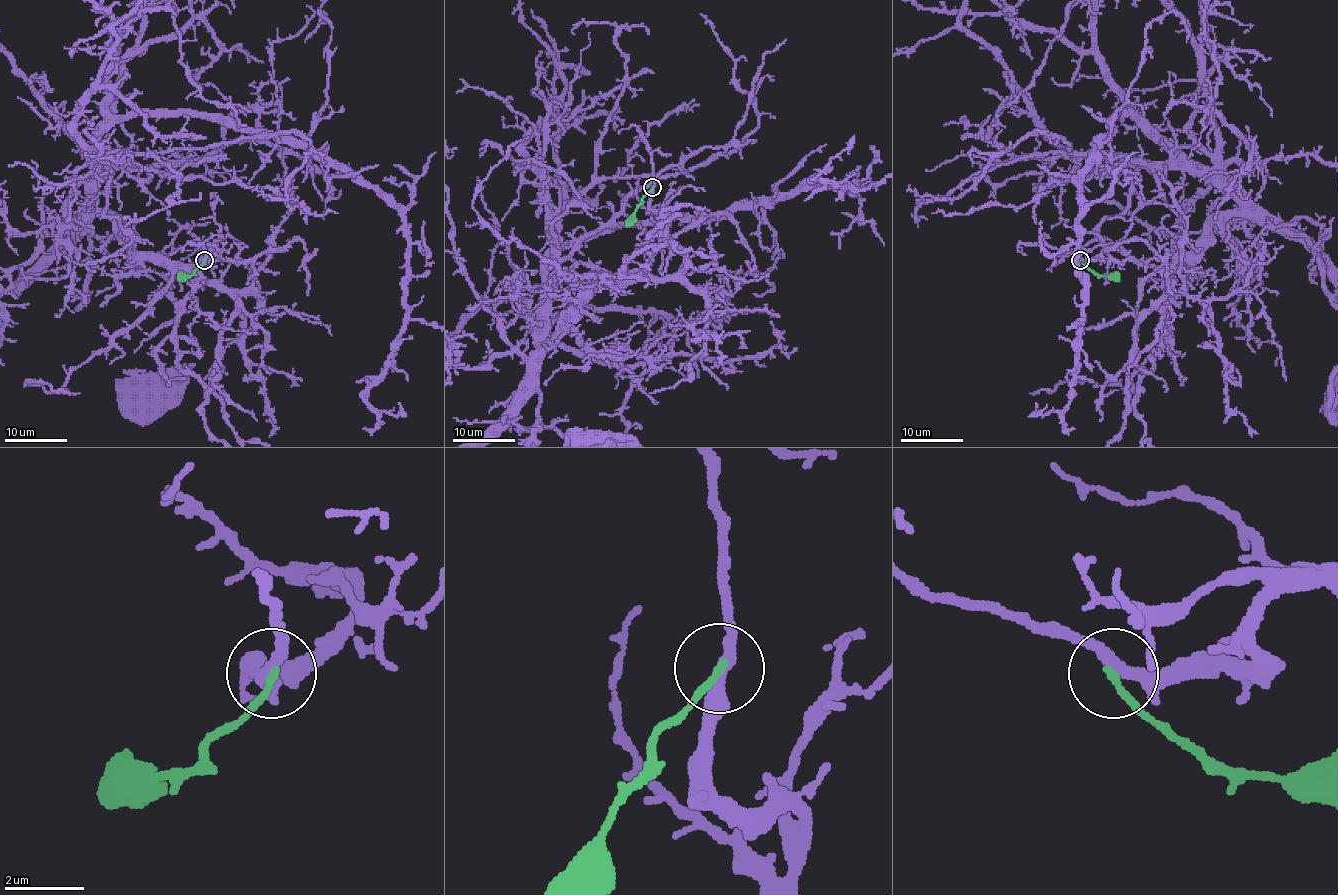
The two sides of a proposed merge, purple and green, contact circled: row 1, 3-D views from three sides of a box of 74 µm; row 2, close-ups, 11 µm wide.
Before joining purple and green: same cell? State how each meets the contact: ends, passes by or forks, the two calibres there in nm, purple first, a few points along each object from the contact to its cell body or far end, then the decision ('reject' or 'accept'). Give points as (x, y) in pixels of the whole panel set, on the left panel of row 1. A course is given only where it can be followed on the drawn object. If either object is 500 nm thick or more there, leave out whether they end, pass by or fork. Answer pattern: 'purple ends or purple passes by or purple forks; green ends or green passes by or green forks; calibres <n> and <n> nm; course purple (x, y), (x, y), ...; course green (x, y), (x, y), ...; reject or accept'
purple passes by; green ends; calibres 320 and 180 nm; course purple (204, 259), (216, 247), (187, 267), (140, 256), (112, 217), (90, 220), (73, 307), (168, 357), (137, 384); course green (204, 259), (195, 272), (179, 281); reject

